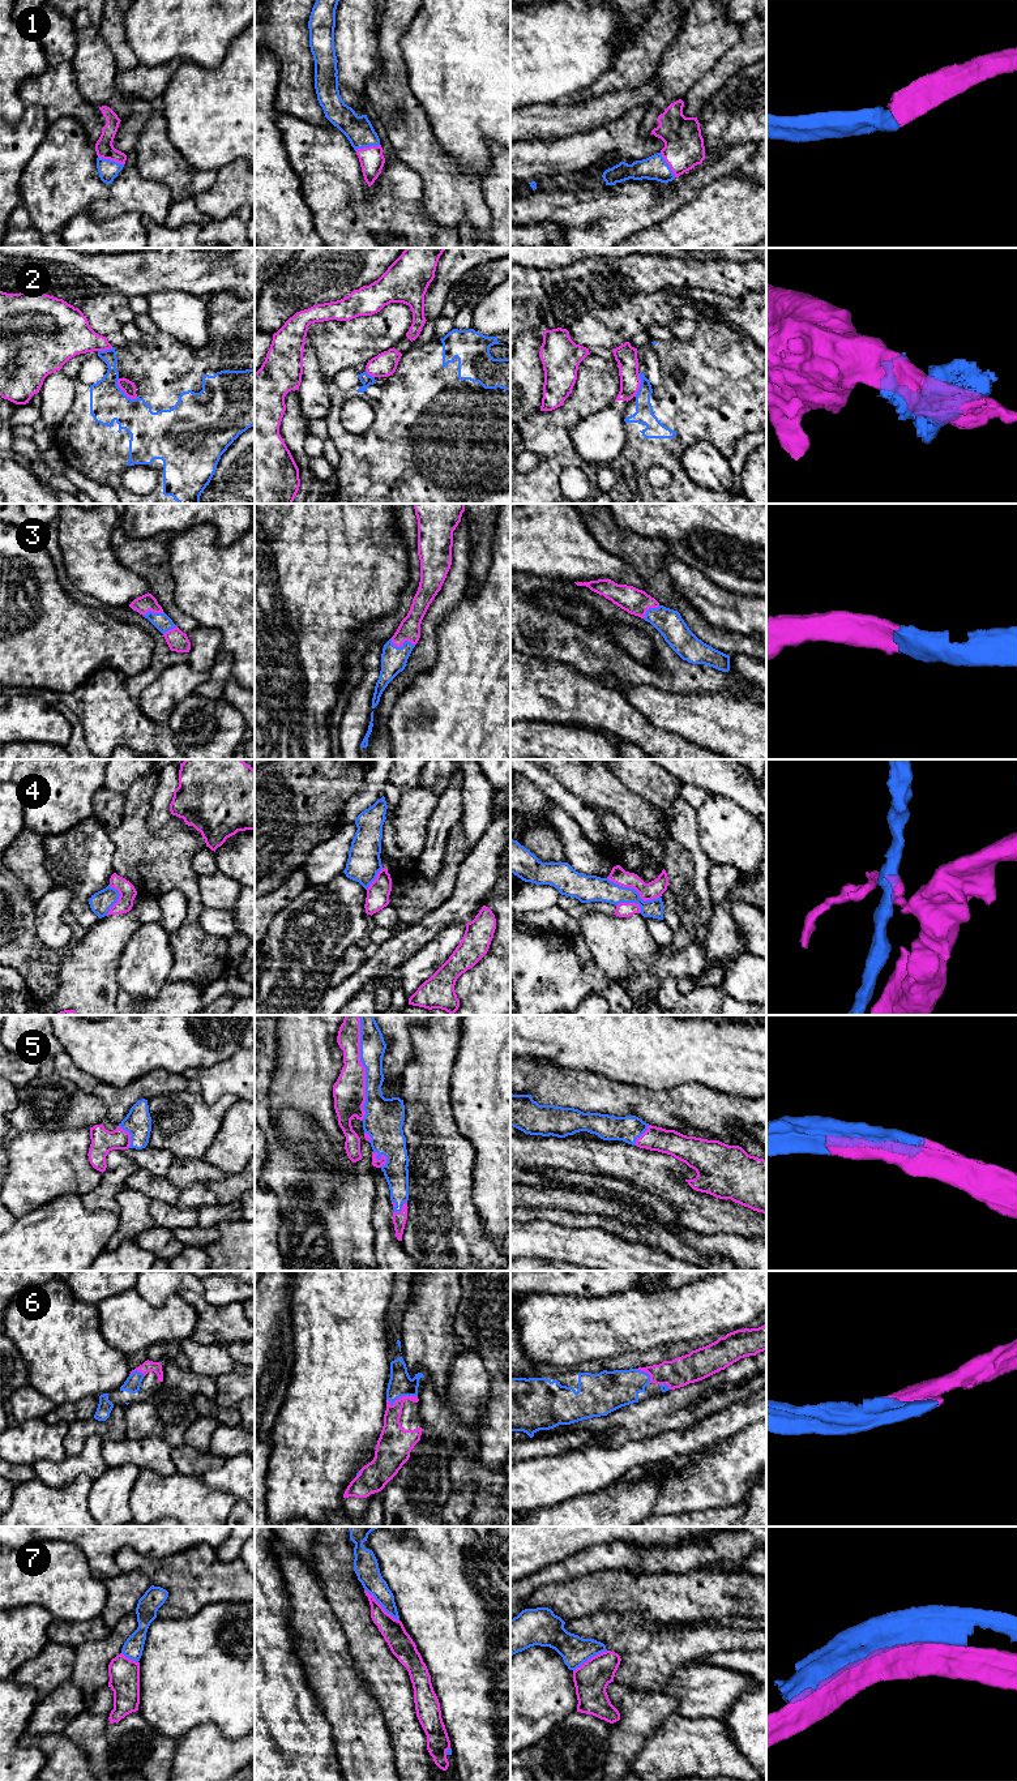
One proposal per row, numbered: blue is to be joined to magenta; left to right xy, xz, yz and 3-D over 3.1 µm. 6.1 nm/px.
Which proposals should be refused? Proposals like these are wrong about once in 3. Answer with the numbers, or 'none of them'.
2, 4, 7

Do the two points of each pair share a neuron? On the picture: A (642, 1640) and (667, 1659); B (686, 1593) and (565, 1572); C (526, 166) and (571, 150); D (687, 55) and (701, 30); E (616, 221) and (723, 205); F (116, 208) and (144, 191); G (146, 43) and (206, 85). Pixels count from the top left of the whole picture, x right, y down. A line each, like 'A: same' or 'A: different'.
A: same
B: different
C: same
D: same
E: different
F: same
G: different

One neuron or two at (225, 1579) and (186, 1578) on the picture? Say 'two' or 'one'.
one

